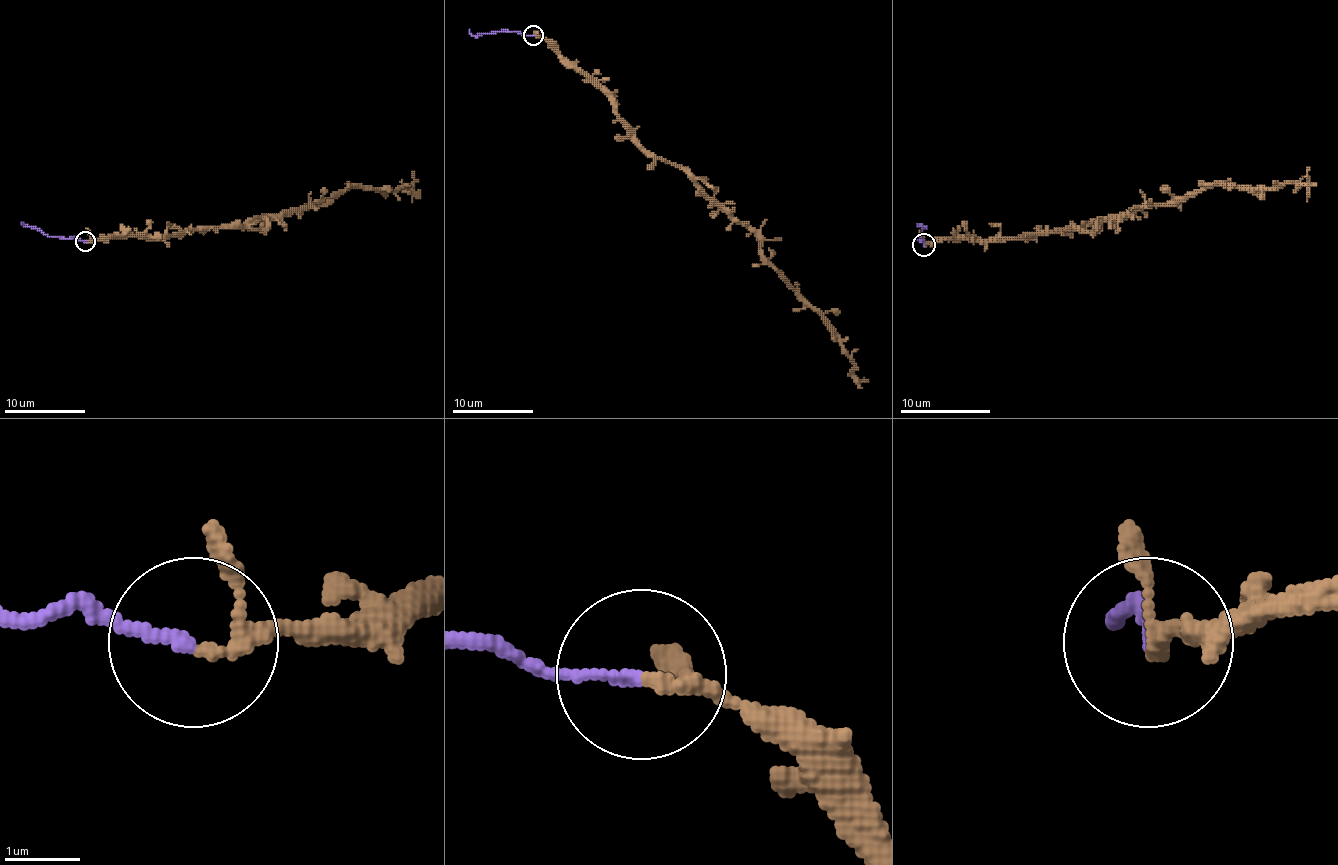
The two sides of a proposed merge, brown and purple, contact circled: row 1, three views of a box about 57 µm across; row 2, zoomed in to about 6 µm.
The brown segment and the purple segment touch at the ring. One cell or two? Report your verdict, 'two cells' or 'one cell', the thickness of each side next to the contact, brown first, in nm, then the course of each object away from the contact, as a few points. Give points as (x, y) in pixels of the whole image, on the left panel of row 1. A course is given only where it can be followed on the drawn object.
two cells; 140 nm thick on the brown side, 150 nm on the other; brown runs (86, 240), (244, 228), (260, 218), (282, 218), (319, 206), (351, 188), (408, 186), (412, 172); purple runs (86, 240), (47, 236), (21, 222)

